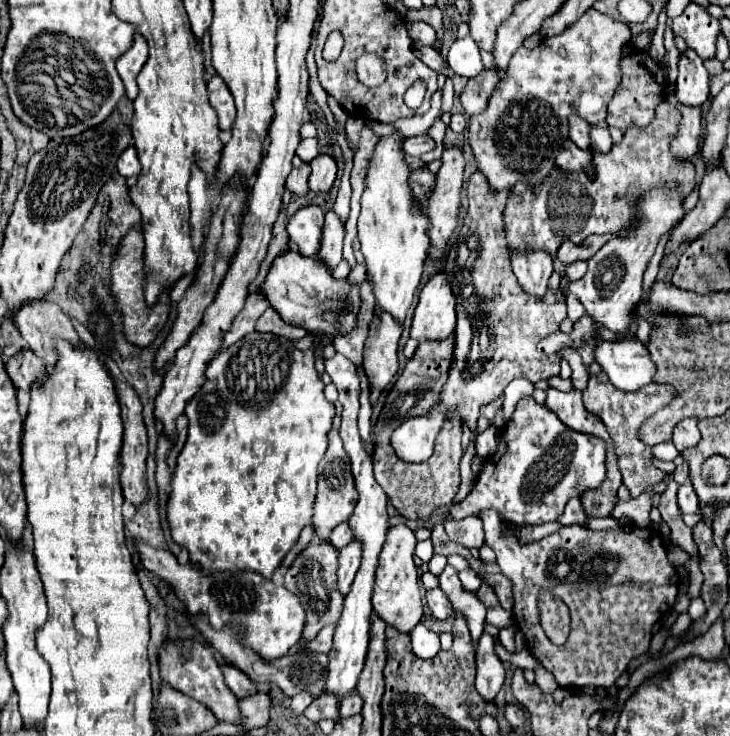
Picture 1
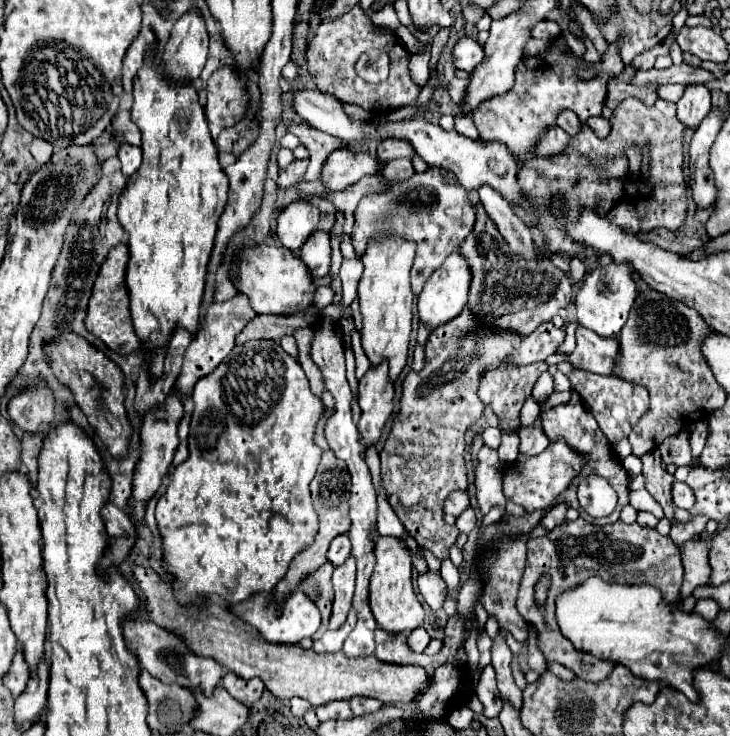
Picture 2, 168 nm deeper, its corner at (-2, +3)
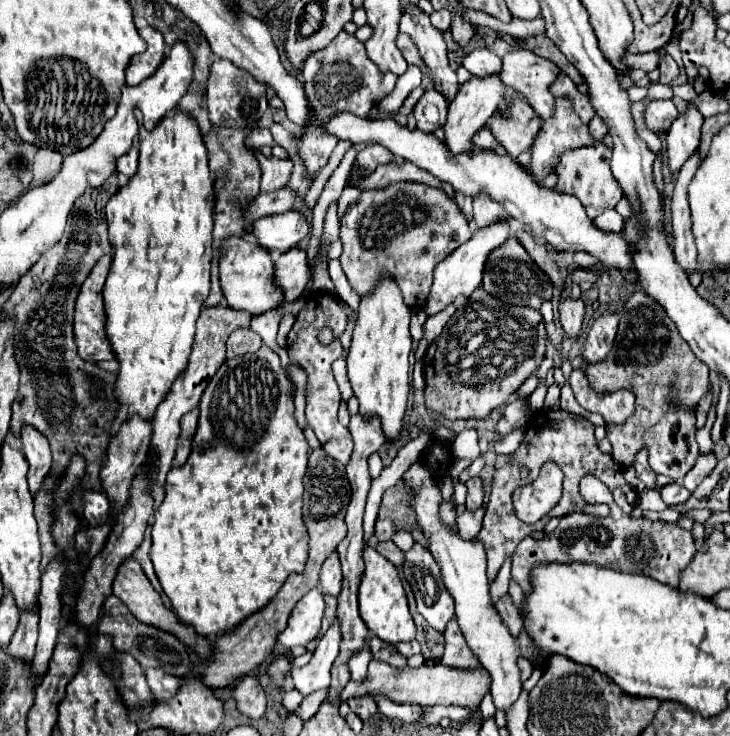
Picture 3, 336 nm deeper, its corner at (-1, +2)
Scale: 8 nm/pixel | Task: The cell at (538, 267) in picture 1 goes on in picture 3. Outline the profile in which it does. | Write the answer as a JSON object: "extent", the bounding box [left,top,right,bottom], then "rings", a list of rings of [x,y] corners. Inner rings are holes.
{"extent":[473,192,509,228],"rings":[[[479,192],[477,196],[473,196],[473,208],[475,208],[475,222],[479,228],[483,228],[485,224],[491,224],[493,220],[509,220],[505,208],[501,208],[501,204],[497,204],[495,200],[491,200],[491,196],[487,192]]]}

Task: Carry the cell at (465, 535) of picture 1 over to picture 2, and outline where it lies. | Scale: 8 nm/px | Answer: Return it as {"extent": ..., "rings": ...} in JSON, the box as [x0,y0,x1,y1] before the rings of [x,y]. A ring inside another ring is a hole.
{"extent":[456,507,478,535],"rings":[[[468,507],[468,509],[456,519],[458,531],[460,531],[460,533],[466,533],[466,535],[468,535],[470,531],[474,531],[476,525],[478,525],[478,519],[476,519],[476,513],[474,513],[472,507]]]}

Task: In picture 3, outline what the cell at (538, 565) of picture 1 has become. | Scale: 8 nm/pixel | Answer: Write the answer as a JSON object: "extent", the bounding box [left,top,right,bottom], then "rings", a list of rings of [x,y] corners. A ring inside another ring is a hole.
{"extent":[511,508,695,594],"rings":[[[609,508],[609,516],[599,518],[599,520],[591,514],[573,512],[565,518],[561,518],[559,526],[551,534],[545,534],[541,540],[535,540],[535,538],[527,536],[517,546],[517,550],[513,552],[513,572],[511,572],[511,576],[517,580],[517,584],[527,594],[529,592],[529,568],[531,568],[531,564],[537,564],[537,562],[561,562],[561,564],[593,562],[597,566],[605,566],[605,568],[611,568],[611,570],[617,570],[617,572],[651,576],[651,578],[675,588],[675,586],[679,586],[681,568],[685,568],[685,564],[689,564],[693,554],[695,554],[695,542],[693,542],[691,532],[683,530],[677,524],[669,524],[669,522],[661,522],[661,520],[651,522],[647,518],[633,518],[631,514],[625,514],[623,510],[621,512],[615,512],[615,510],[611,512],[611,508]]]}

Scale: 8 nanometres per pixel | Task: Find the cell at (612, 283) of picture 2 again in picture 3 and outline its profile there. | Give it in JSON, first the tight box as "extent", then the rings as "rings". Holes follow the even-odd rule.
{"extent":[581,312,617,364],"rings":[[[613,312],[603,314],[601,318],[595,320],[595,324],[591,326],[587,338],[585,338],[585,346],[581,350],[581,358],[587,364],[595,364],[607,358],[613,340],[617,334],[617,316]]]}

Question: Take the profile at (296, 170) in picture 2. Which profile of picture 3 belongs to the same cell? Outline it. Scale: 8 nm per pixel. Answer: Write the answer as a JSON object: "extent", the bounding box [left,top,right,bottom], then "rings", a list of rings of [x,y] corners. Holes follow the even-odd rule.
{"extent":[255,150,293,192],"rings":[[[259,150],[255,152],[255,156],[257,156],[259,166],[261,166],[261,190],[273,192],[273,190],[283,188],[291,176],[293,164],[289,160],[279,160],[273,156],[267,158]]]}

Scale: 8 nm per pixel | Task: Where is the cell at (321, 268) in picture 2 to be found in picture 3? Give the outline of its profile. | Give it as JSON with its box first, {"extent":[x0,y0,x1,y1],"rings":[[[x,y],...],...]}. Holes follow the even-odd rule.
{"extent":[273,248,309,304],"rings":[[[291,248],[275,260],[273,282],[283,292],[283,304],[293,302],[303,292],[309,278],[309,264],[305,250]]]}

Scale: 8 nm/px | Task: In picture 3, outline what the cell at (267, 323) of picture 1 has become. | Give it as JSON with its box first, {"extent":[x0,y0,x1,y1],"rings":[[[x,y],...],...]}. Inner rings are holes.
{"extent":[227,328,261,358],"rings":[[[239,328],[227,340],[227,358],[237,358],[249,352],[257,352],[261,348],[261,336],[251,328]]]}

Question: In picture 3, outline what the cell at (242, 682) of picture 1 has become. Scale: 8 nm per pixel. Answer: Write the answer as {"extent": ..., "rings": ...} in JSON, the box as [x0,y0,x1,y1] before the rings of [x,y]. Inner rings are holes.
{"extent":[233,676,265,718],"rings":[[[245,676],[235,692],[233,692],[233,698],[237,700],[237,710],[247,716],[247,718],[261,718],[265,714],[265,690],[261,688],[259,680],[255,676]]]}

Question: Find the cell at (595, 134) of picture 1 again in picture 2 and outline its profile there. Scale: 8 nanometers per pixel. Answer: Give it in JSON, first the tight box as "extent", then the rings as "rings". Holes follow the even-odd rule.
{"extent":[586,117,610,139],"rings":[[[590,117],[590,119],[586,121],[586,125],[588,125],[598,137],[602,137],[602,139],[606,139],[606,137],[610,135],[610,121],[606,121],[604,117]]]}

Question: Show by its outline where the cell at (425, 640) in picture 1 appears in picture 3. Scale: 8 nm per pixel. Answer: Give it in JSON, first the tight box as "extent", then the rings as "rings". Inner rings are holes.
{"extent":[395,640,421,658],"rings":[[[417,640],[395,644],[395,648],[397,648],[397,652],[399,652],[399,654],[403,654],[405,658],[411,658],[413,654],[419,654],[419,652],[421,652],[421,646],[419,646],[419,642],[417,642]]]}

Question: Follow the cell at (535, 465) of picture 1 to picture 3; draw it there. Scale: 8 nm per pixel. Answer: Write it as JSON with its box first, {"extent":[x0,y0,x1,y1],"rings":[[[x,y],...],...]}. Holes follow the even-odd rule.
{"extent":[513,464,561,524],"rings":[[[543,464],[537,480],[517,488],[513,494],[513,506],[521,520],[535,524],[561,500],[561,468],[557,464]]]}

